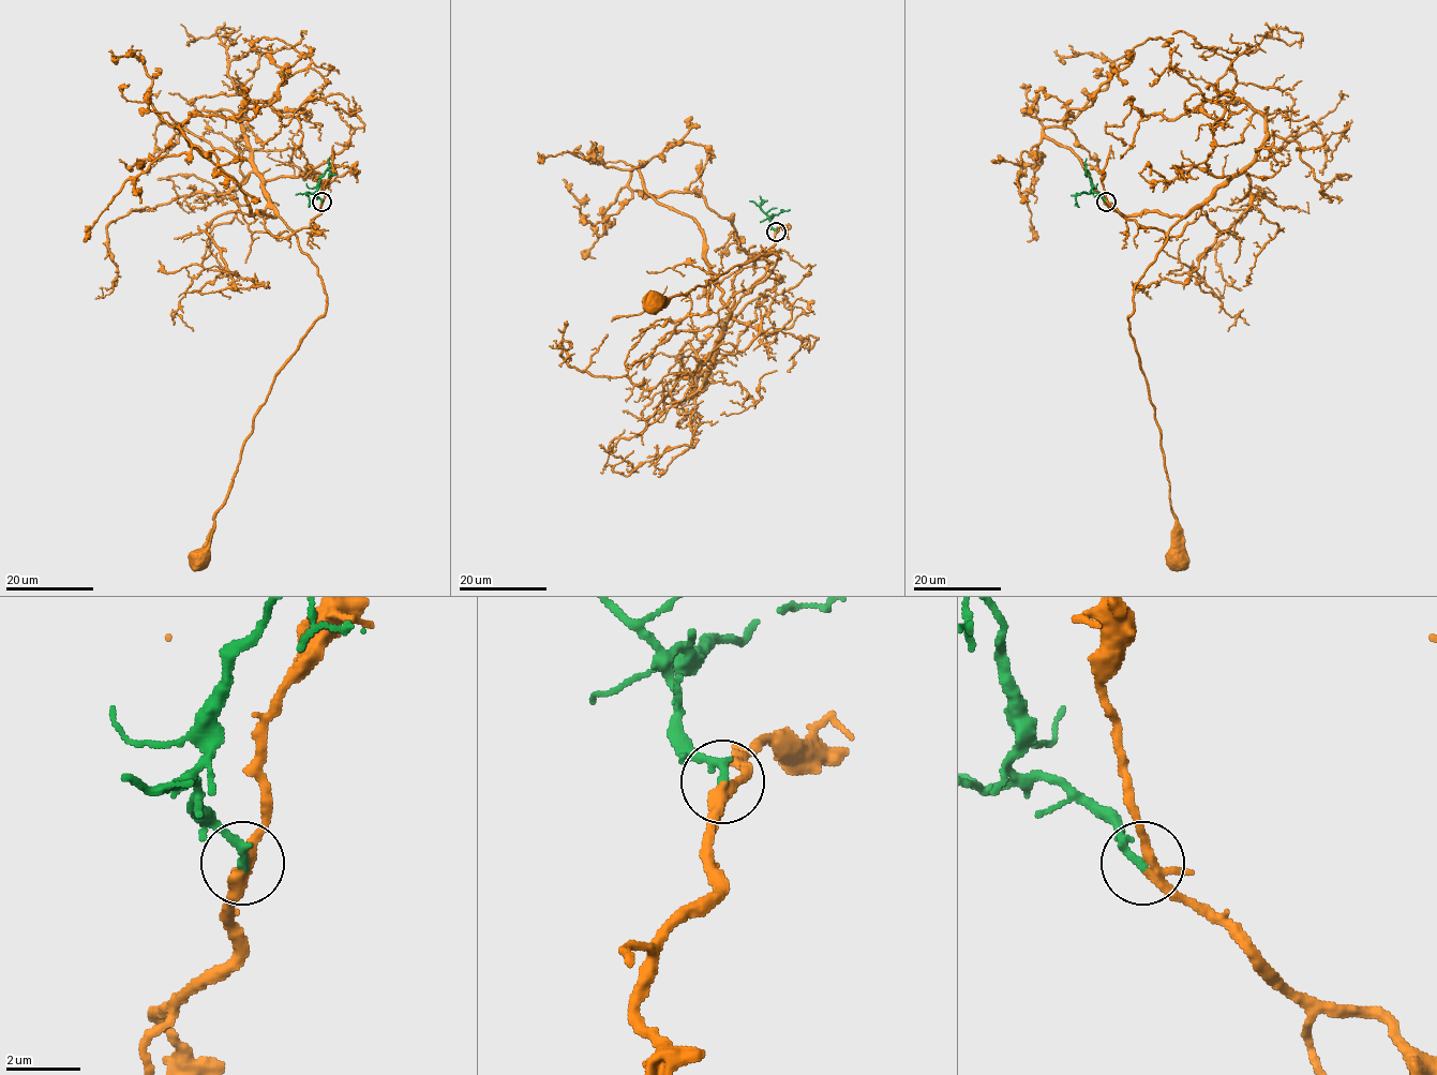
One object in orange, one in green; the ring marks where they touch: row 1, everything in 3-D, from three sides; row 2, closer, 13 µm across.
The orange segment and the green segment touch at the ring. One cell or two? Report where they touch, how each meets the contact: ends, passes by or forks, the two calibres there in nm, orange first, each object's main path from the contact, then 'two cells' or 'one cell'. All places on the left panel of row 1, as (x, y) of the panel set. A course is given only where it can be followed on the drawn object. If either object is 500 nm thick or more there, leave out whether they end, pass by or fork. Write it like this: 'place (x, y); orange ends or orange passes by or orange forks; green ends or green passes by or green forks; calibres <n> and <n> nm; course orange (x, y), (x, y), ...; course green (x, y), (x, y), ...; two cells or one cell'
place (322, 202); orange forks; green ends; calibres 240 and 240 nm; course orange (322, 202), (314, 225), (295, 233), (324, 286), (326, 312), (275, 376), (254, 419), (201, 556); course green (322, 202), (316, 191), (319, 178), (329, 166), (328, 158); one cell

